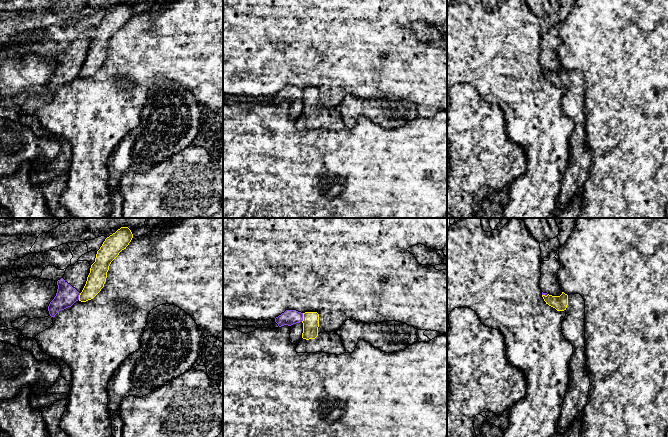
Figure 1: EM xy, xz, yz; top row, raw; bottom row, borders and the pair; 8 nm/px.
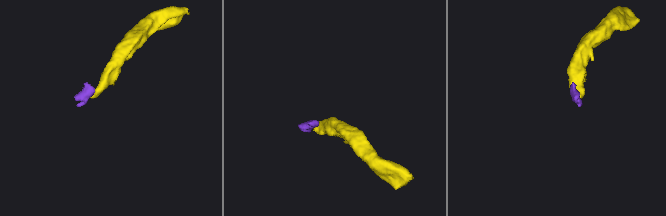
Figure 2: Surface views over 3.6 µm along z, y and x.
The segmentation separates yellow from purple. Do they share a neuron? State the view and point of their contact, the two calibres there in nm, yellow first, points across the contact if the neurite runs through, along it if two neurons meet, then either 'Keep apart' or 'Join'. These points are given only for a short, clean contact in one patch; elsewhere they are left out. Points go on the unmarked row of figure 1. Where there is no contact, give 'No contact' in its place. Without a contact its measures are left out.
Touches yellow at xz (303, 93). Thickness 130 nm (yellow) against 120 nm. Boundary: xz (303, 89), (301, 97). Keep apart

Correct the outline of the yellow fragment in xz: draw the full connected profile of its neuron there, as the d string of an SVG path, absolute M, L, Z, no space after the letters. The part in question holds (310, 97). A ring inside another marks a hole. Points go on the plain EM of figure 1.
M317 88L303 89L302 99L303 109L296 123L297 129L324 128L335 131L346 129L337 108L318 109L319 90Z

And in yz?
M580 70L542 71L544 77L557 87L566 87L562 109L573 122L569 139L569 160L558 196L557 210L562 211L583 187L588 177L590 154L585 131L585 77Z

